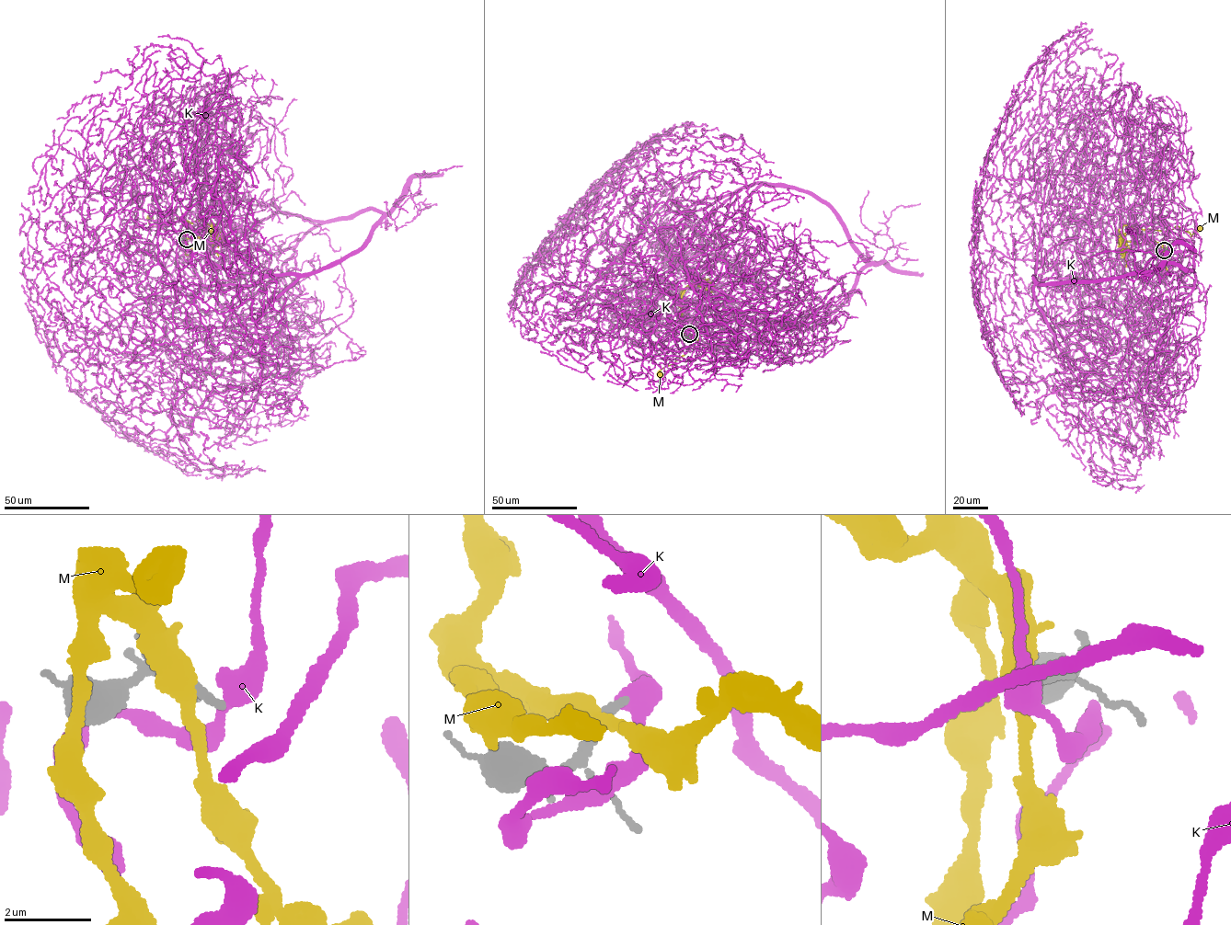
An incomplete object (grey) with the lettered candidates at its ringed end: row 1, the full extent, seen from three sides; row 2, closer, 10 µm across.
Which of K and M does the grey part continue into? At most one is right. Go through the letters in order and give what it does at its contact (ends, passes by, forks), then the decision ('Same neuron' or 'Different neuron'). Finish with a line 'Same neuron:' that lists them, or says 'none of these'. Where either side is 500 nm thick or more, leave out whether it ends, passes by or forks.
K: It passes by. Different neuron
M: It passes by. Different neuron
Same neuron: none of these

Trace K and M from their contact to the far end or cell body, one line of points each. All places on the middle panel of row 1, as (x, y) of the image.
K: (689, 335), (711, 304), (831, 315), (866, 260), (751, 184), (646, 316), (568, 336), (585, 371), (540, 351)
M: (688, 335), (681, 321), (681, 302), (691, 283), (681, 293), (686, 352), (661, 374)

